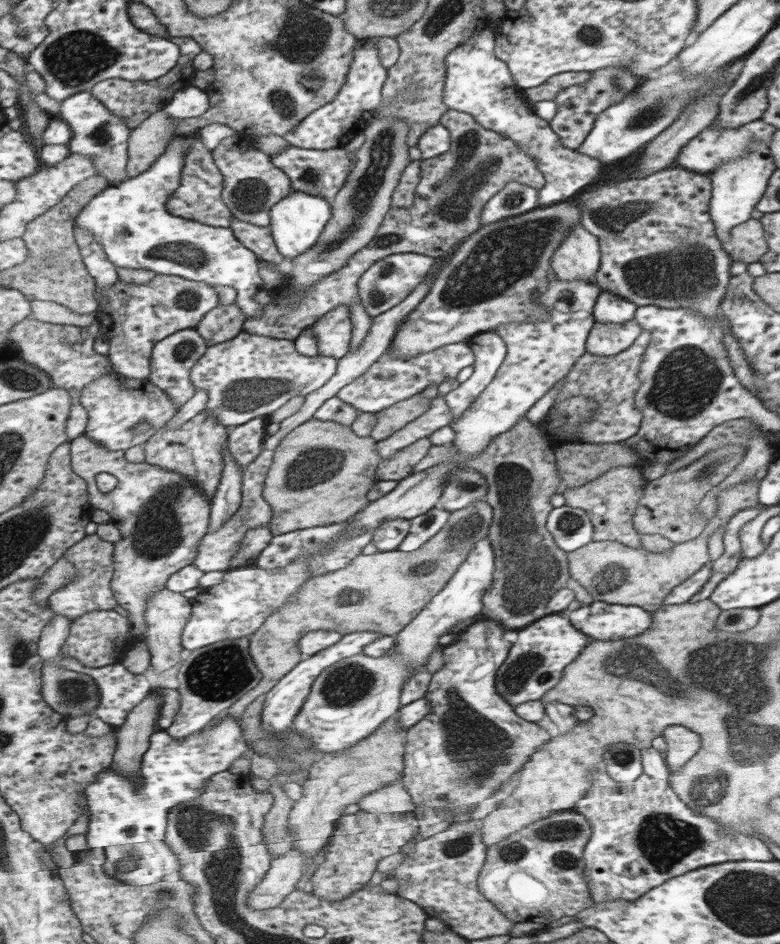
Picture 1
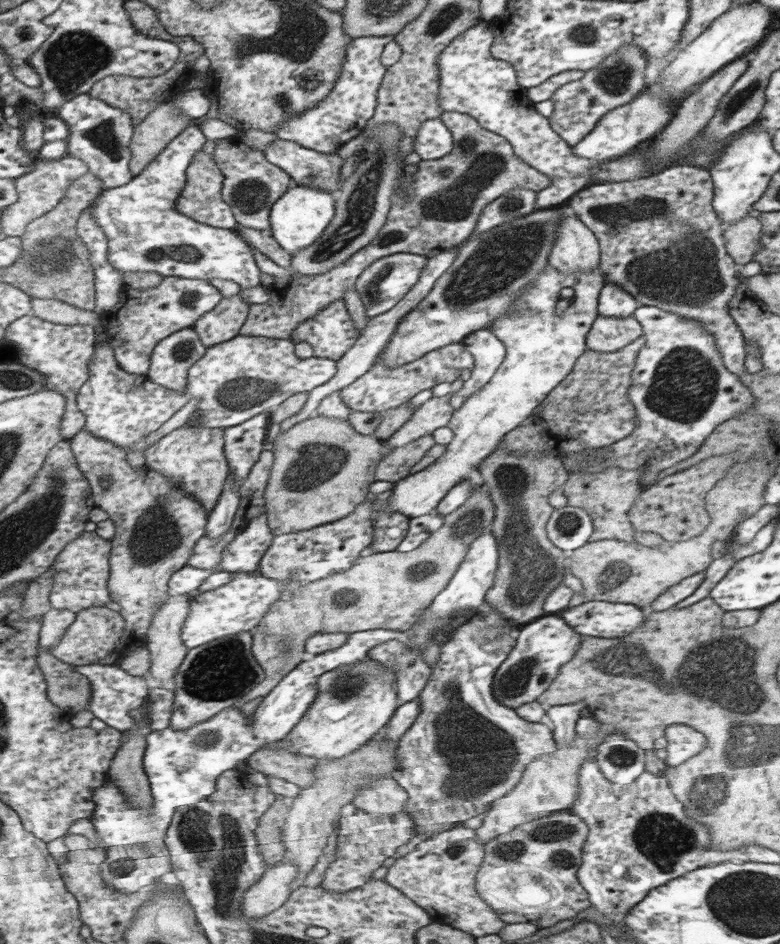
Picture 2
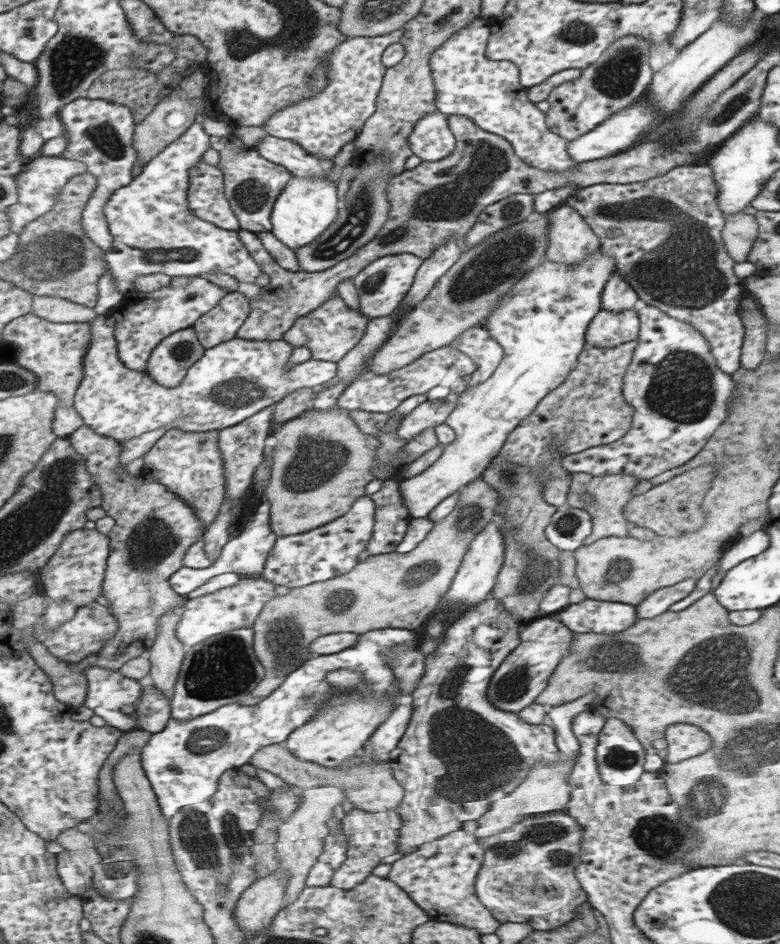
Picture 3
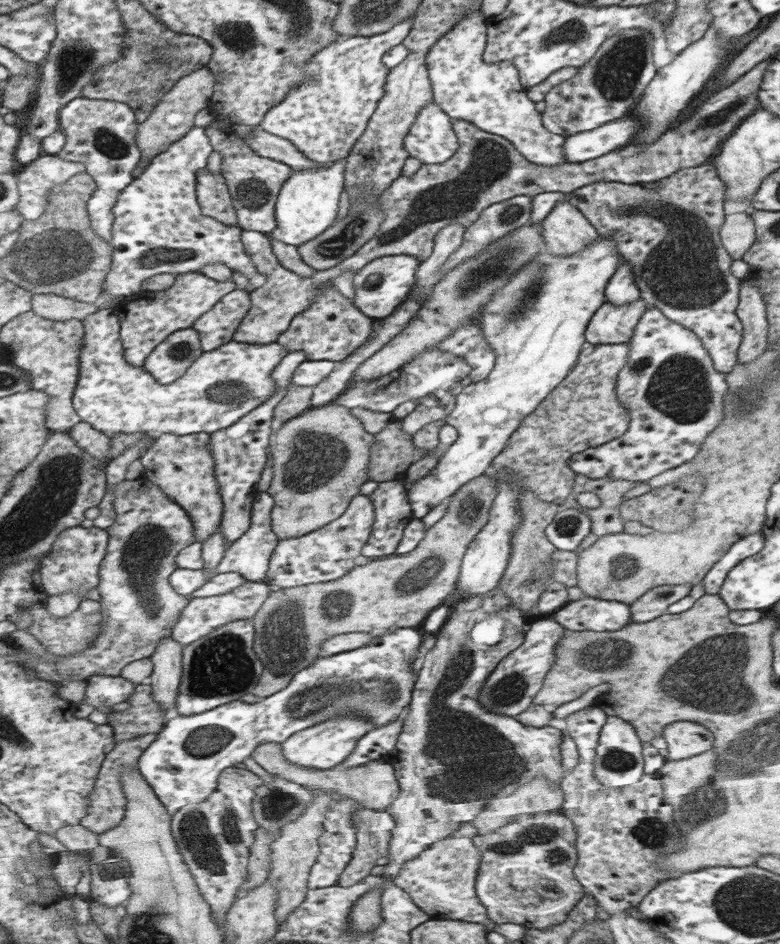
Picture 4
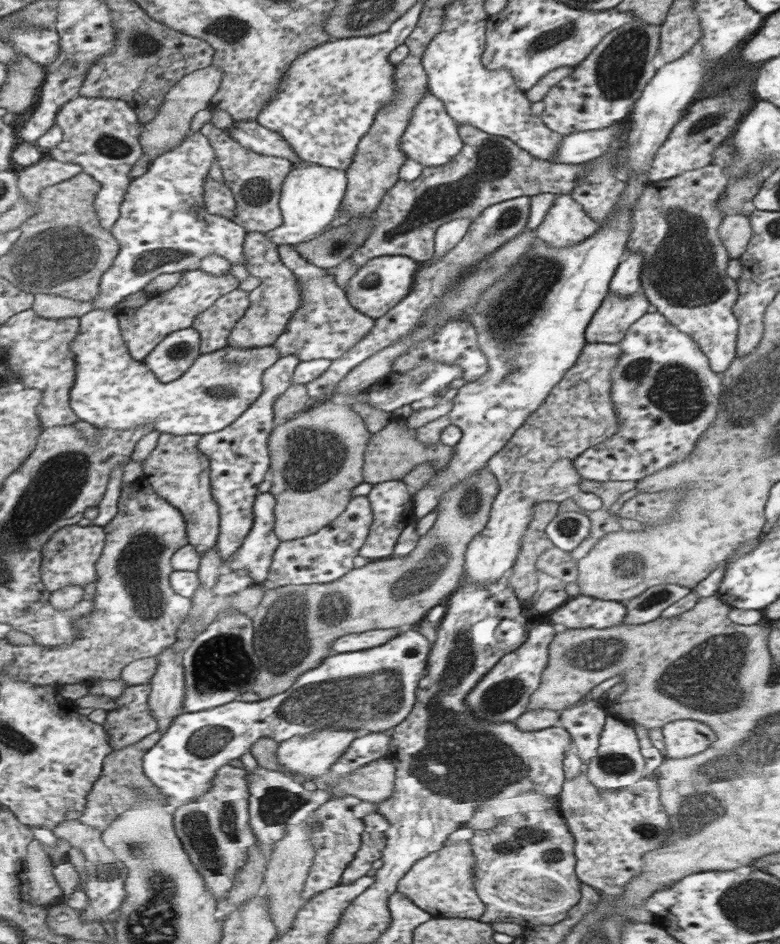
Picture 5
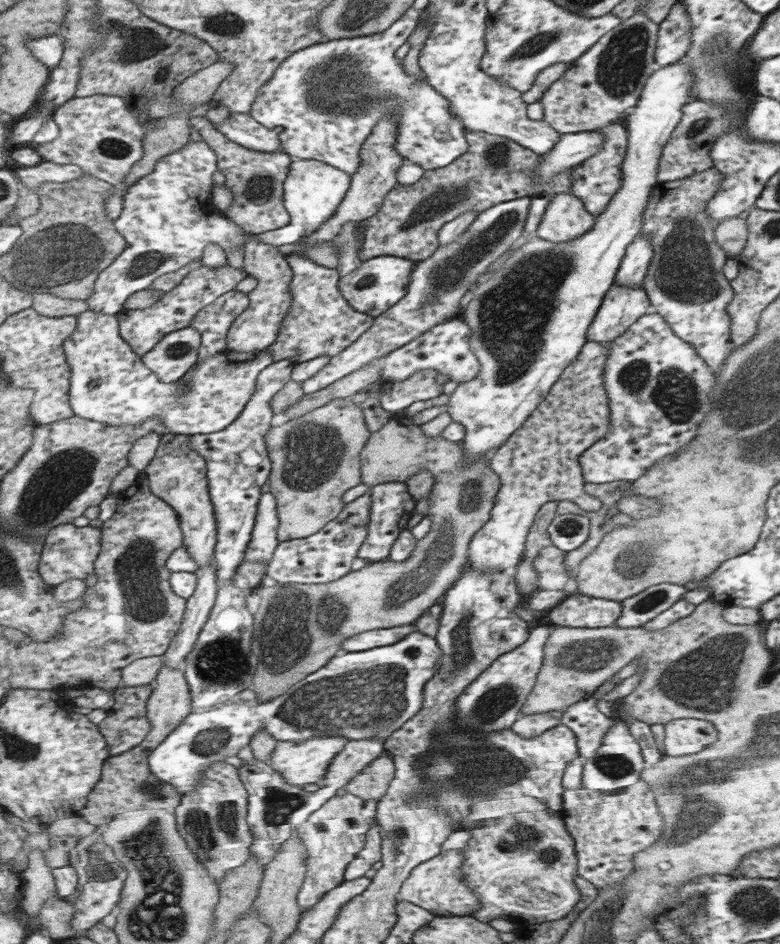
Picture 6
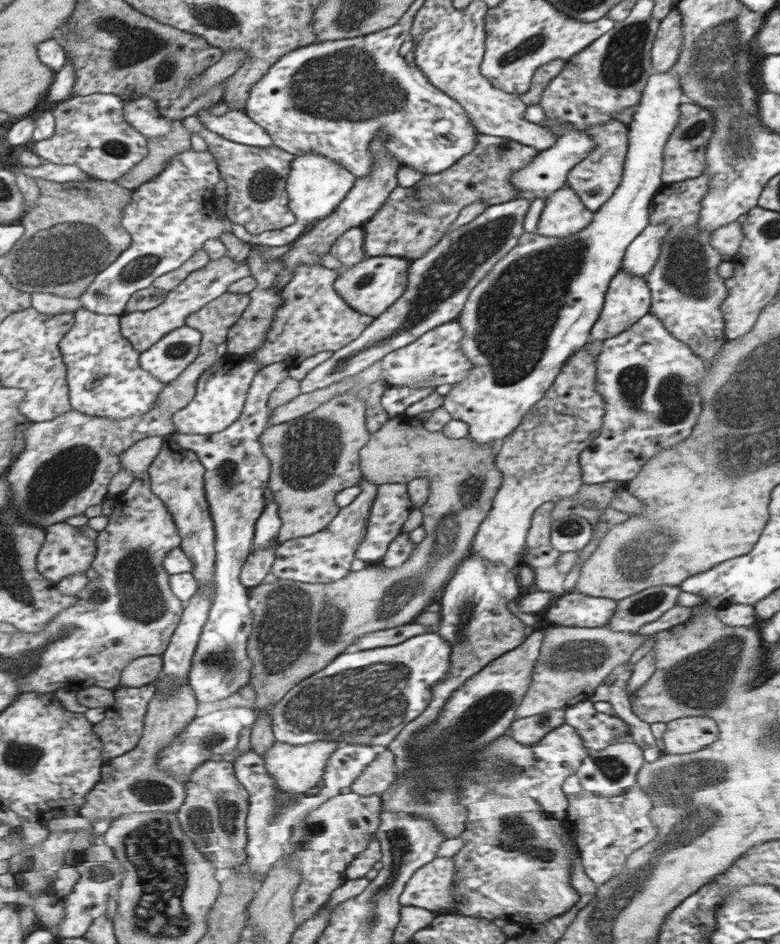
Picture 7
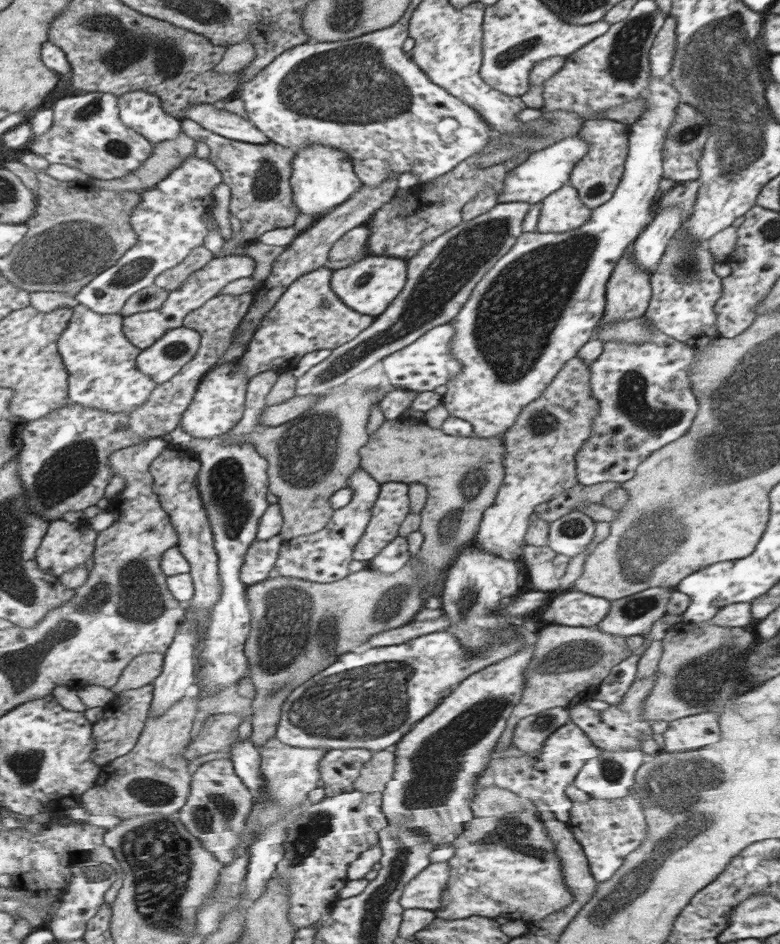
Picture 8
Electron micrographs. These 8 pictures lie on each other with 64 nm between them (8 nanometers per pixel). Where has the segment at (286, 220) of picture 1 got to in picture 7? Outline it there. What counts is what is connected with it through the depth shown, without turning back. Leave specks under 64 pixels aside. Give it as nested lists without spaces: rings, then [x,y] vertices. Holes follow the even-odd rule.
[[[299,156],[295,158],[293,164],[293,172],[291,178],[287,182],[287,196],[289,196],[289,204],[291,210],[295,212],[295,216],[299,218],[293,226],[283,228],[283,230],[267,230],[261,234],[249,234],[241,224],[233,224],[233,236],[249,246],[267,246],[267,248],[281,248],[287,244],[295,244],[297,240],[301,240],[311,228],[315,228],[319,222],[327,220],[329,216],[333,216],[339,206],[343,204],[343,200],[347,200],[353,184],[355,184],[355,176],[351,170],[347,170],[345,166],[341,166],[339,162],[333,162],[325,156]]]

